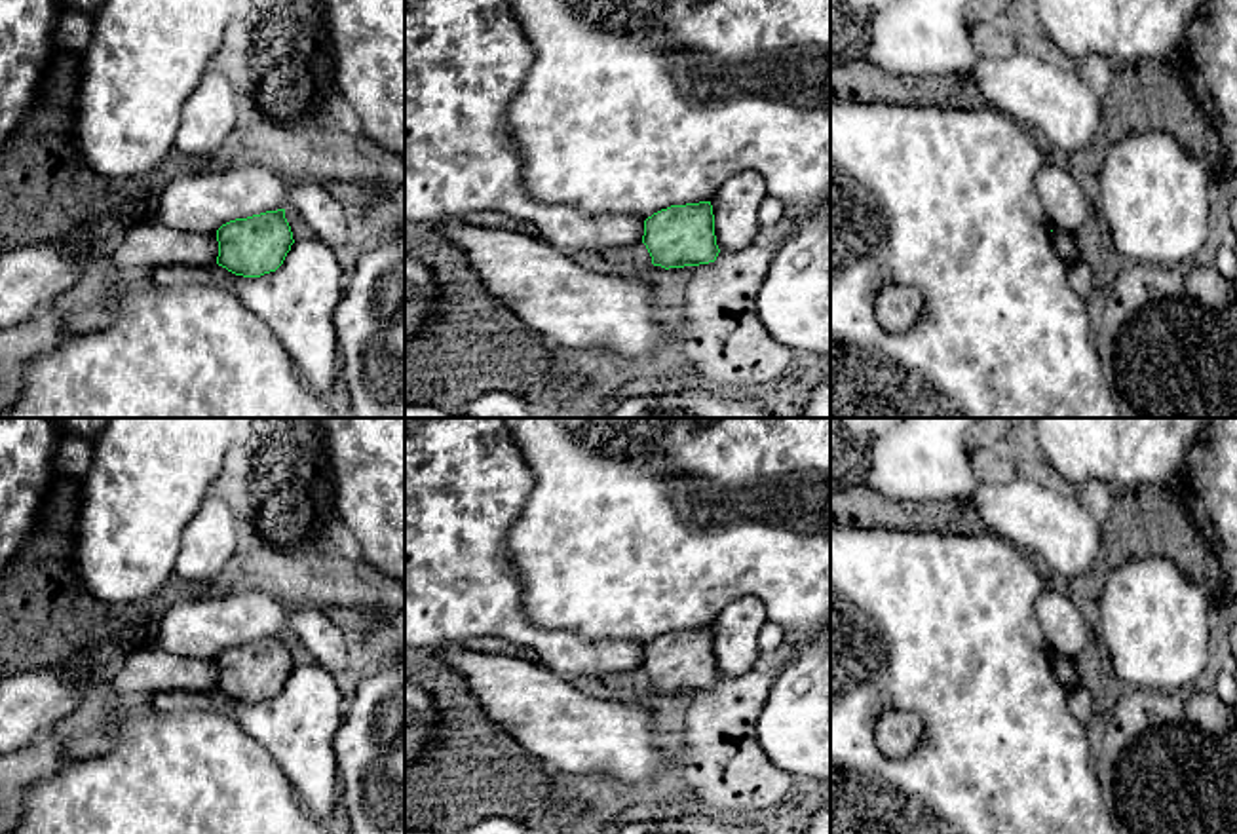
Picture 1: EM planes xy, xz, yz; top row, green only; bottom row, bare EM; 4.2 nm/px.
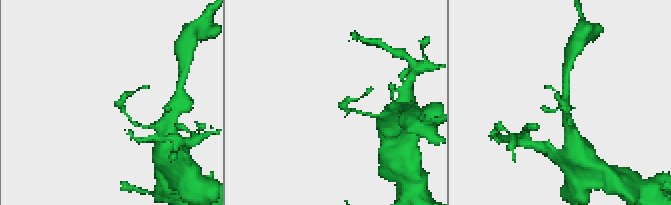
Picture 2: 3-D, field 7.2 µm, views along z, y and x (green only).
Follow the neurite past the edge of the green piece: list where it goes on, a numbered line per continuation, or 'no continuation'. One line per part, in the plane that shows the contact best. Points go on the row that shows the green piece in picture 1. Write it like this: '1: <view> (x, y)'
no continuation

